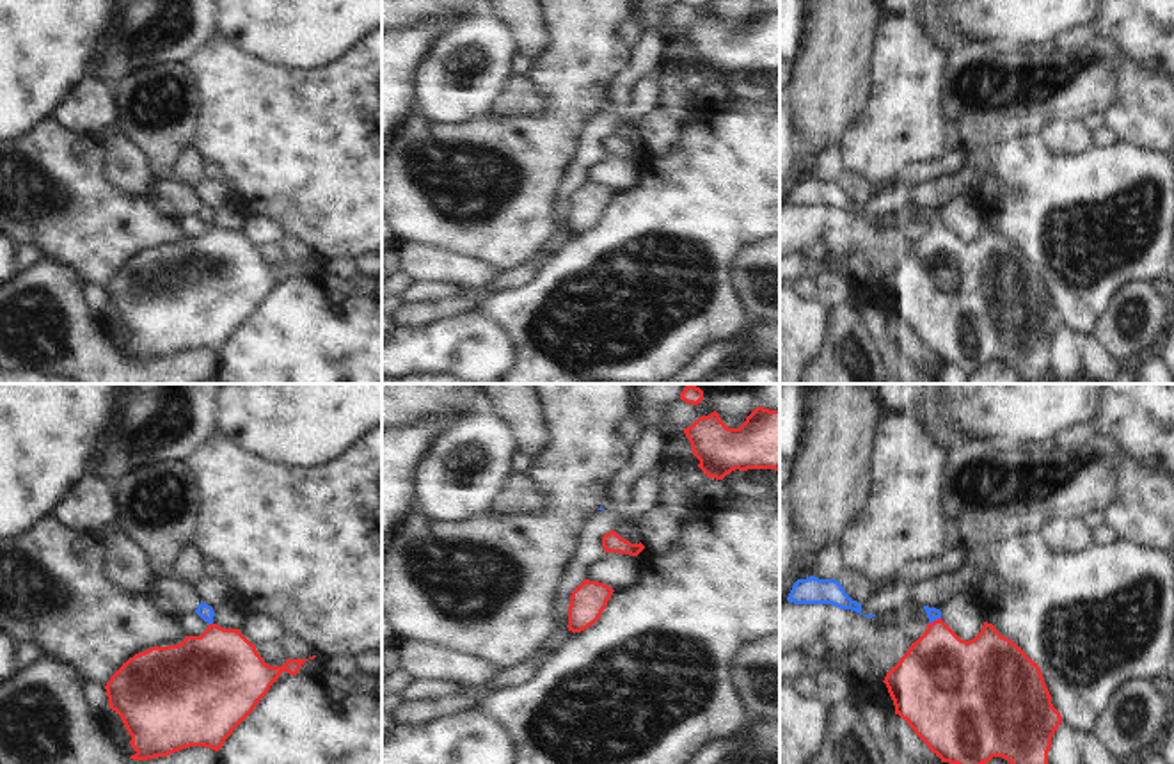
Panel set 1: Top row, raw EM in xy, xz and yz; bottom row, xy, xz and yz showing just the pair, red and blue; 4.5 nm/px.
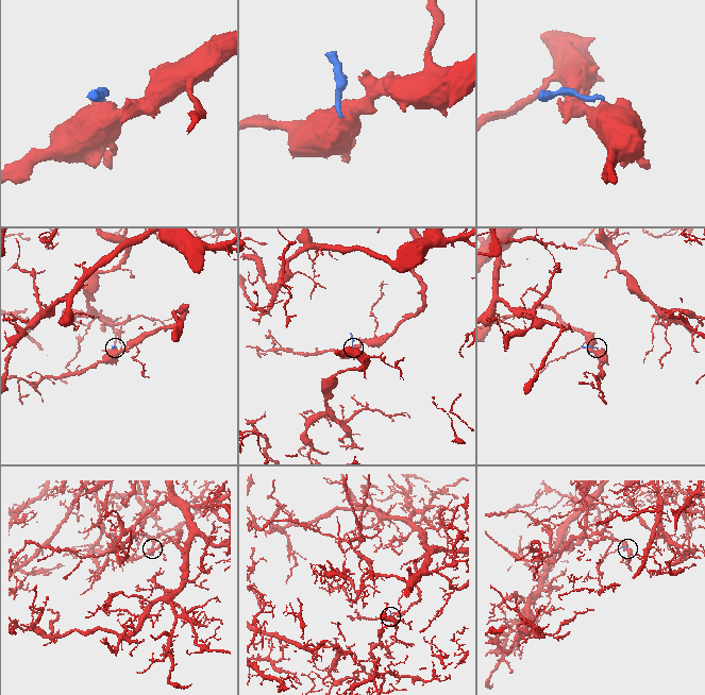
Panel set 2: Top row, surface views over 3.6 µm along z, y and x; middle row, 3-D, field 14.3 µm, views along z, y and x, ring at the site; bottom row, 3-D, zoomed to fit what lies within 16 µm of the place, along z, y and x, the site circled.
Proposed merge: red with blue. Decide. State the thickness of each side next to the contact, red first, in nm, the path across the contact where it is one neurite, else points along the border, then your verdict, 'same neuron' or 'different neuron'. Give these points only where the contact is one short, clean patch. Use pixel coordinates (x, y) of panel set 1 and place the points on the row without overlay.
380/60 nm | across yz (940, 278), (935, 222), (933, 215) | same neuron

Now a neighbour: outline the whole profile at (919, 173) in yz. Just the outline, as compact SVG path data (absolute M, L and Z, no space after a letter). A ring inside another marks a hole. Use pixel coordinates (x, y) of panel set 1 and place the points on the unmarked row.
M952 149L941 160L915 162L906 165L895 179L881 185L872 185L870 195L877 197L893 192L897 188L906 188L913 192L916 187L927 181L957 174L964 165L966 165L966 153L961 149Z

